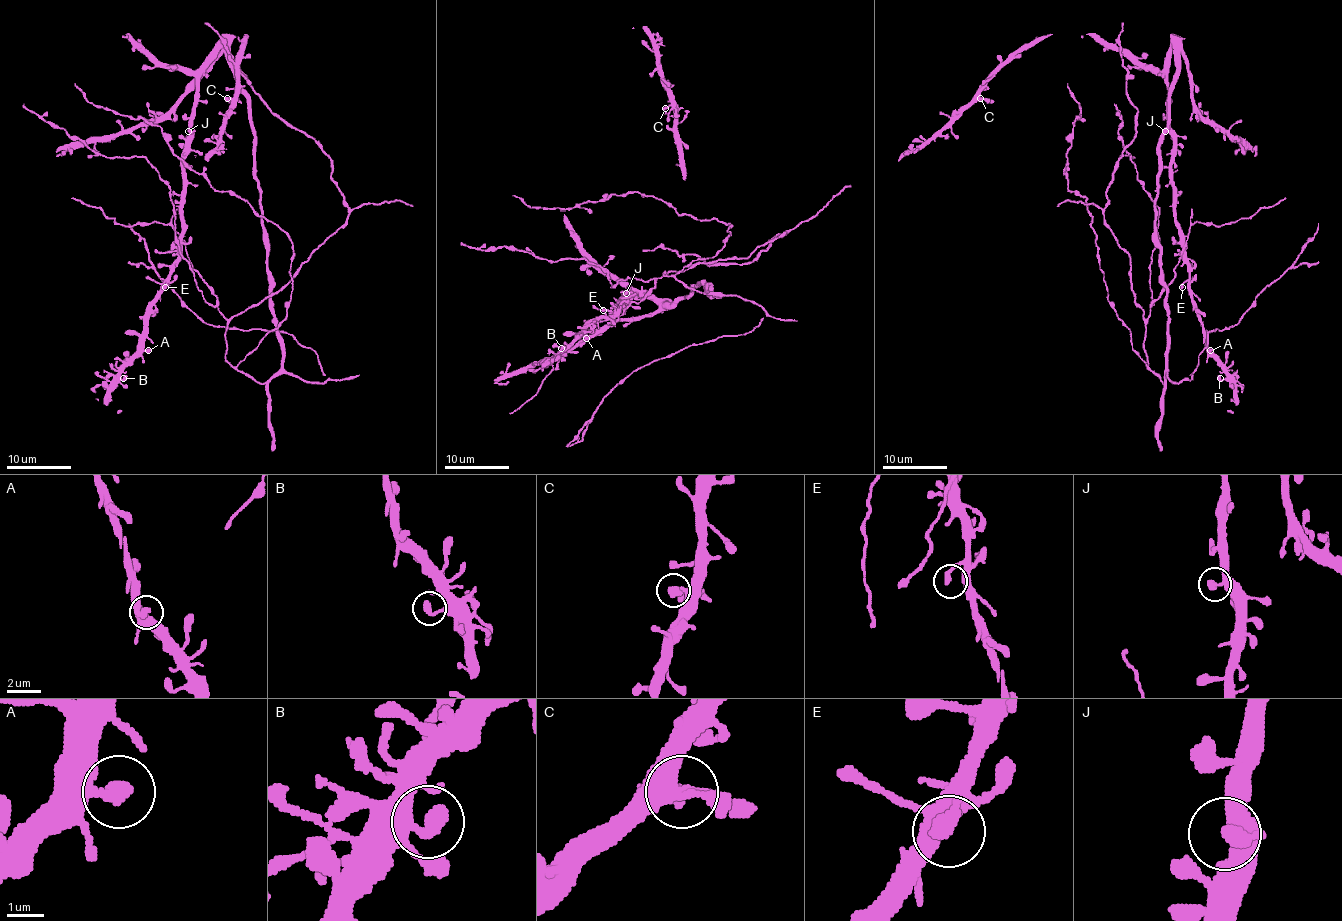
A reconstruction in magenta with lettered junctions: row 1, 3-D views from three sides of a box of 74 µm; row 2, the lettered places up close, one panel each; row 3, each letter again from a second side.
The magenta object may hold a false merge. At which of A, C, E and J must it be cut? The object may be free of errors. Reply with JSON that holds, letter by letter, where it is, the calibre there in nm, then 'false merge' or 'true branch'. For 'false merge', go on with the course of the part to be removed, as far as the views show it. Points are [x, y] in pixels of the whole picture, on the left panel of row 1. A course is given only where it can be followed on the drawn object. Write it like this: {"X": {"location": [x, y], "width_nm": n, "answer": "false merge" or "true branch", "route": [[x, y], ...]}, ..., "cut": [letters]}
{"A": {"location": [148, 350], "width_nm": 400, "answer": "true branch"}, "C": {"location": [227, 98], "width_nm": 400, "answer": "true branch"}, "E": {"location": [165, 287], "width_nm": 400, "answer": "true branch"}, "J": {"location": [188, 131], "width_nm": 400, "answer": "true branch"}, "cut": []}

